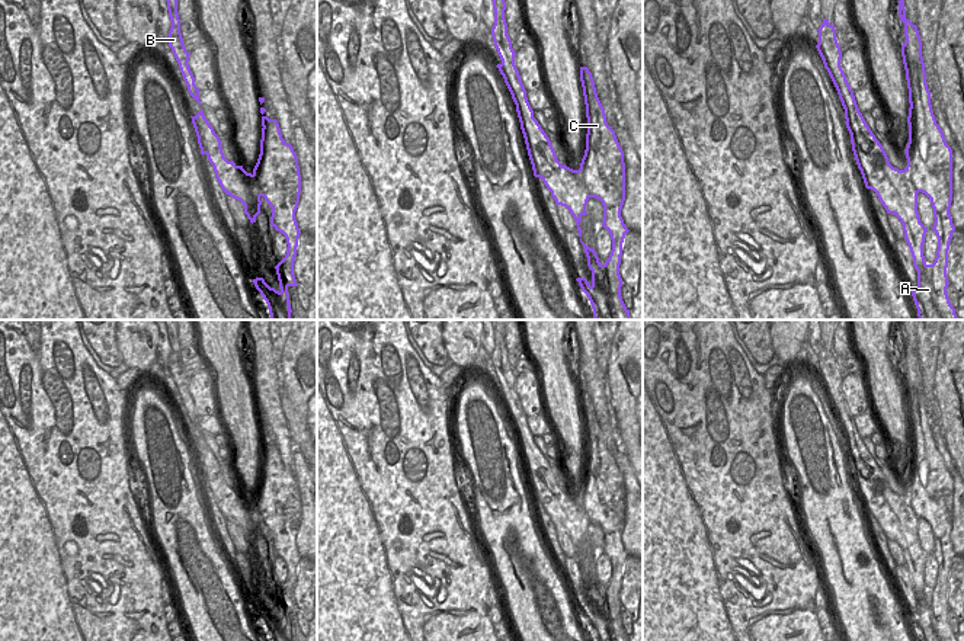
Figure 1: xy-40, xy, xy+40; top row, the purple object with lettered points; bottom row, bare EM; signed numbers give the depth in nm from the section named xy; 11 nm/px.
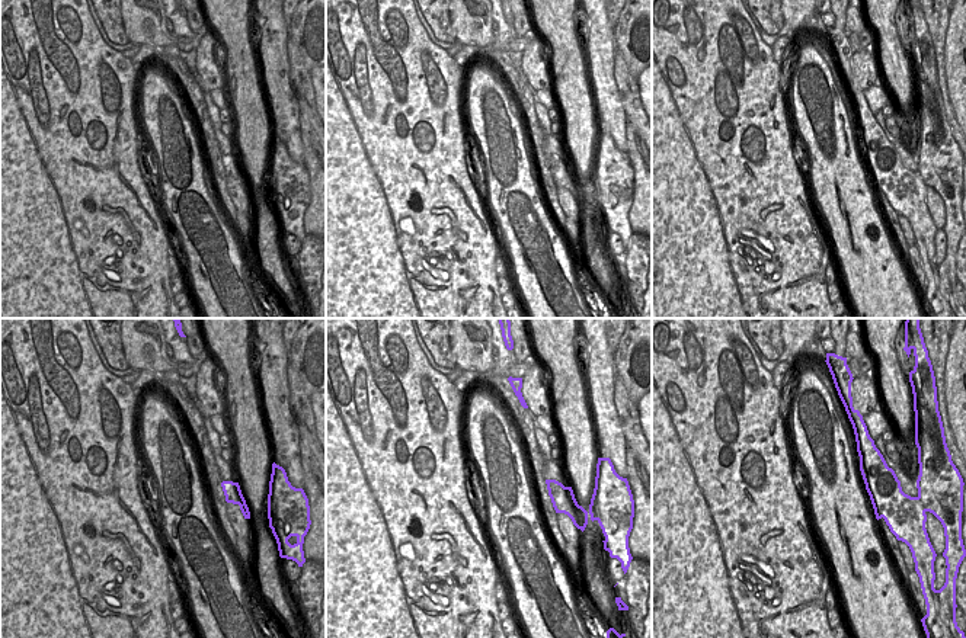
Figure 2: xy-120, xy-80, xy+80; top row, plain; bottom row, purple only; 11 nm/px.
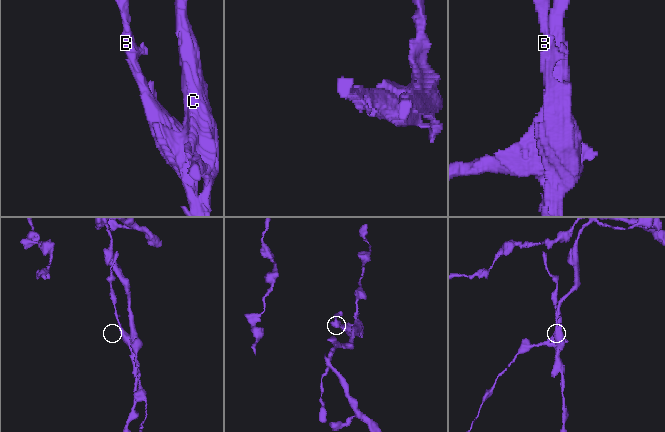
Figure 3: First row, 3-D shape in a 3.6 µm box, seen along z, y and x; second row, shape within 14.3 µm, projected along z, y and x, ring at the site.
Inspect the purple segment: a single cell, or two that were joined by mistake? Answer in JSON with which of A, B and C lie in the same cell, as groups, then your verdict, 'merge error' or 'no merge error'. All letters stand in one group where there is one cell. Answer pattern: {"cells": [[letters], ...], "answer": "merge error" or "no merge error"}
{"cells": [["A", "C"], ["B"]], "answer": "merge error"}

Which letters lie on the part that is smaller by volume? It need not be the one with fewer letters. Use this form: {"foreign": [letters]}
{"foreign": ["B"]}

